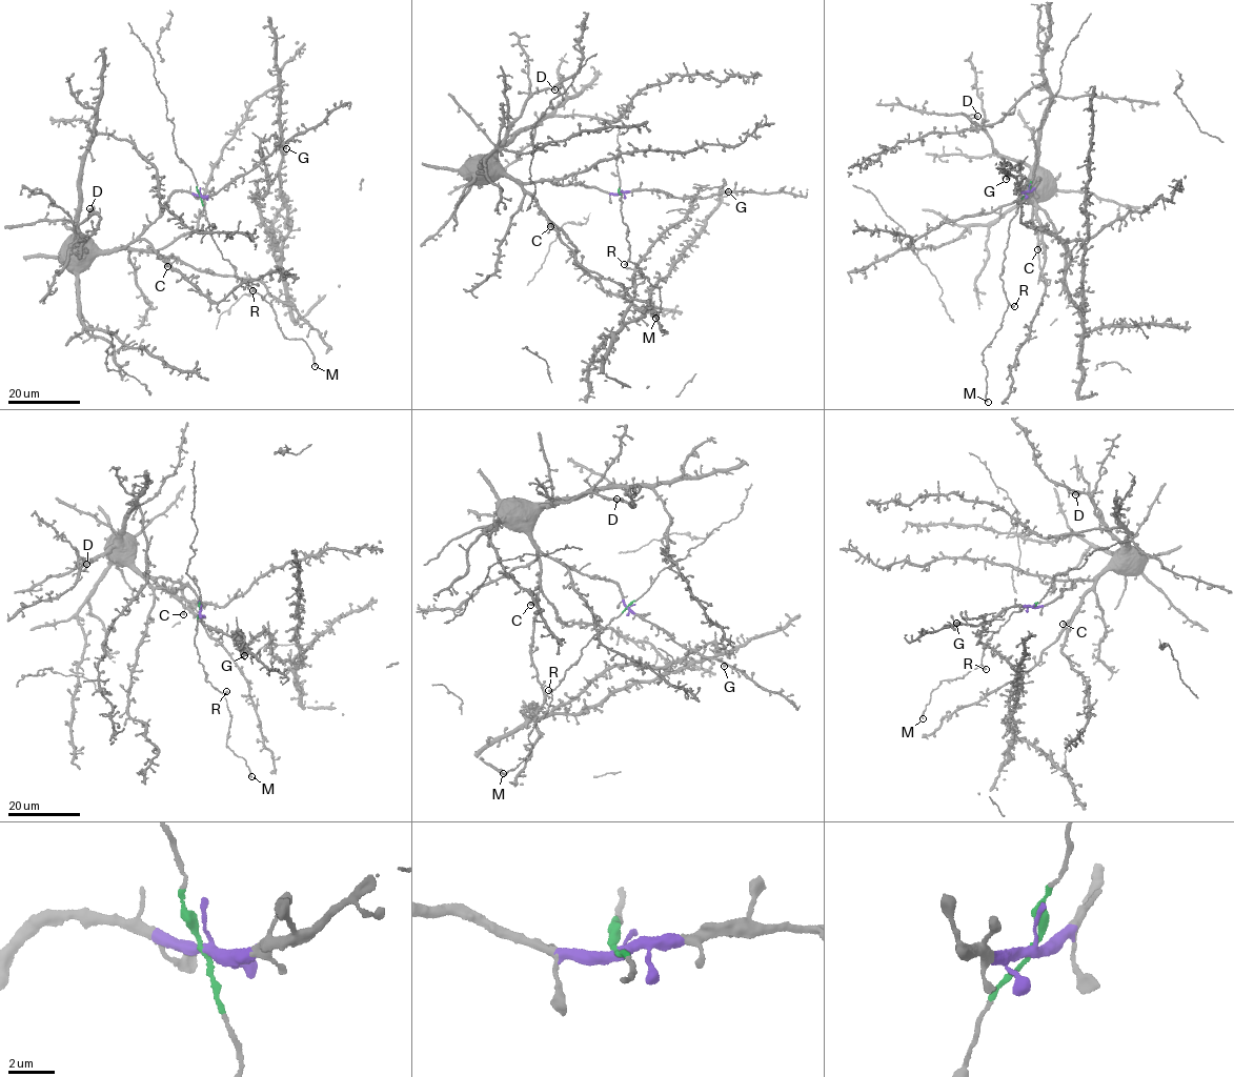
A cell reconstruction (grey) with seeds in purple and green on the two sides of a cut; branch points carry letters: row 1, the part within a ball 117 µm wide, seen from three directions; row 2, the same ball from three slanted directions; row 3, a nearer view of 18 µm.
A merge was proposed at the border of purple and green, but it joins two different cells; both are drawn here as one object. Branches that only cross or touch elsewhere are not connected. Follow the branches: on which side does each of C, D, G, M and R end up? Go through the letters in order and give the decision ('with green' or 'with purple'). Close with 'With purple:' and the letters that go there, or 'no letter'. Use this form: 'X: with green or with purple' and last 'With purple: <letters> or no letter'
C: with purple
D: with purple
G: with purple
M: with green
R: with green
With purple: C, D, G

